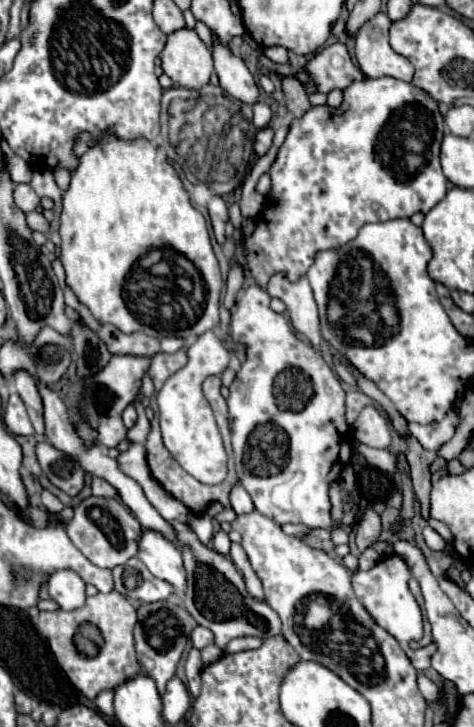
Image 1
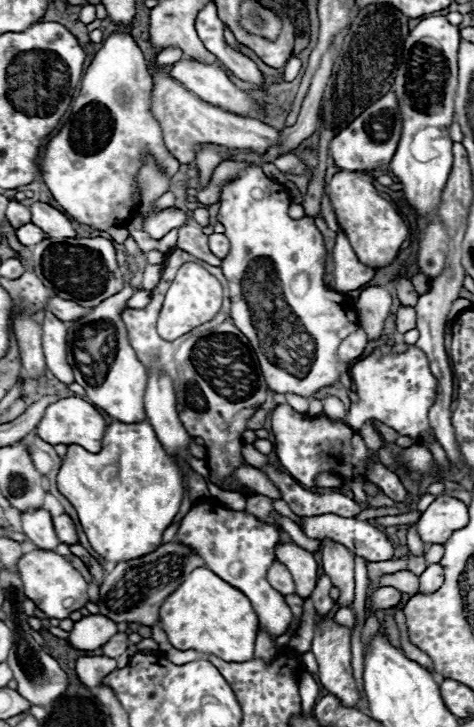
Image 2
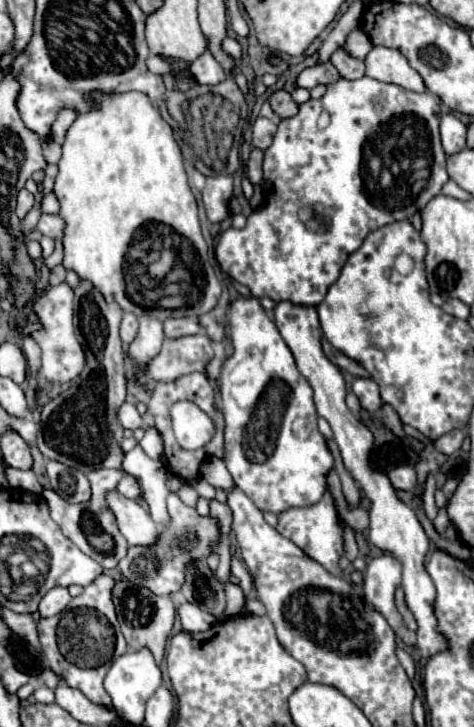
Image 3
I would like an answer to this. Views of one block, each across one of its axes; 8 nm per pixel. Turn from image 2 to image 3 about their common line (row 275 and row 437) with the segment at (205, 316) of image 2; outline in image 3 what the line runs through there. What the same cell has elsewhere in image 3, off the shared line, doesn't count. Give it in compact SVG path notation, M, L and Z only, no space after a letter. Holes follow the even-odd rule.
M178 402L172 408L174 434L186 450L202 448L214 434L212 420L192 402Z

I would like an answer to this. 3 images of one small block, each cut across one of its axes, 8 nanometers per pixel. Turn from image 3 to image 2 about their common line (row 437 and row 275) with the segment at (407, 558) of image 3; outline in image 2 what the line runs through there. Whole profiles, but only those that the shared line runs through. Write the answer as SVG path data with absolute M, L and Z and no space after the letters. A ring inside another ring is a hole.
M338 232L332 254L334 254L334 278L336 278L334 290L338 290L338 292L358 290L374 276L374 268L364 266L356 258L348 238L342 232Z

